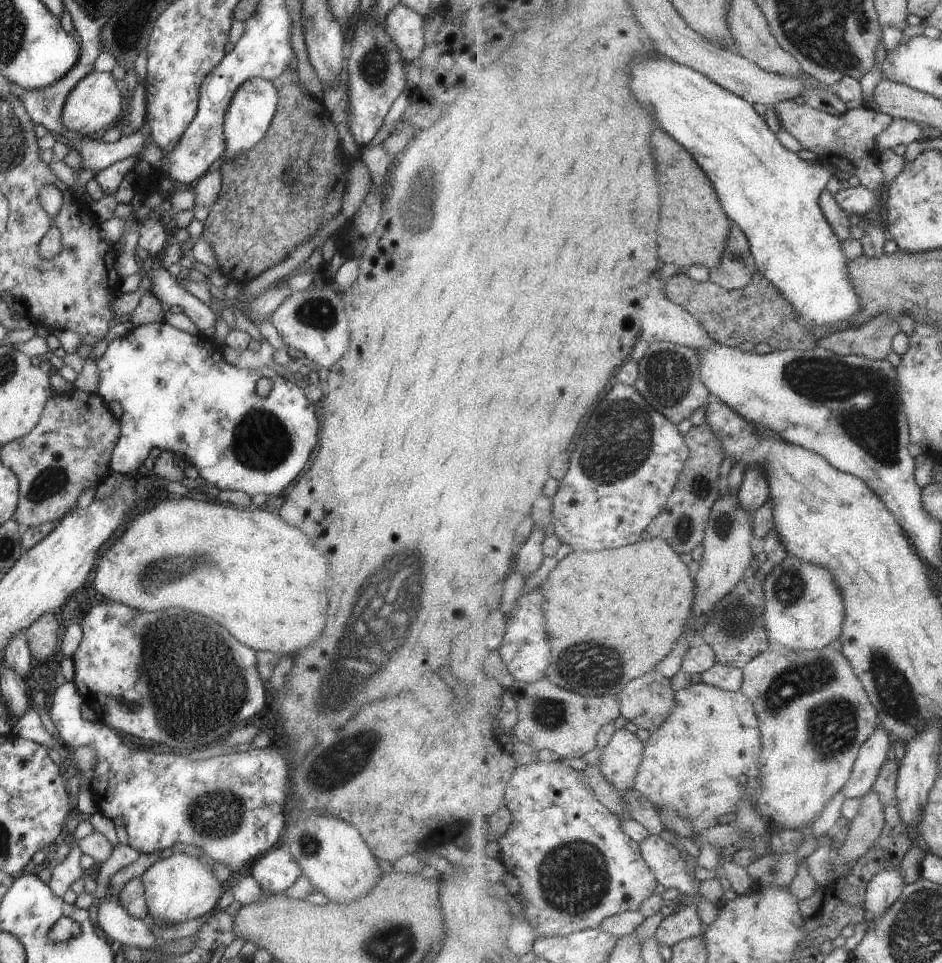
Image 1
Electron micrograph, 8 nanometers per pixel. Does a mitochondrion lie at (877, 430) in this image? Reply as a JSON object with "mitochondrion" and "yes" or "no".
{"mitochondrion":"yes"}

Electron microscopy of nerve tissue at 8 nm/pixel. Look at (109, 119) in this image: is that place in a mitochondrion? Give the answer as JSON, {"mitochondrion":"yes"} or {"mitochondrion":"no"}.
{"mitochondrion":"no"}

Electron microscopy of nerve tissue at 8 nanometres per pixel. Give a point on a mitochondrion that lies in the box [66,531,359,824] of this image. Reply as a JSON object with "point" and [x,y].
{"point":[168,667]}

